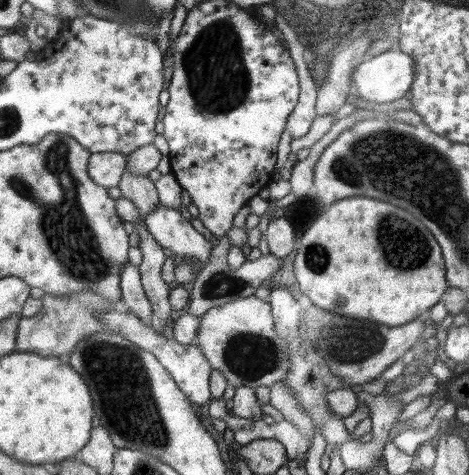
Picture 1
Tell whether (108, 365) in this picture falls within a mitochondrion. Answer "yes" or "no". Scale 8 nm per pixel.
yes

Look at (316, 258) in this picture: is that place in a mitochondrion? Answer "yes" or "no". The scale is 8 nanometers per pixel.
yes

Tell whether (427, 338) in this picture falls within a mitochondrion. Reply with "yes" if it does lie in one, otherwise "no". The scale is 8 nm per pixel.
no

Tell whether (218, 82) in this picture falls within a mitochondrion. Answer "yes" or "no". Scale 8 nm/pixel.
yes

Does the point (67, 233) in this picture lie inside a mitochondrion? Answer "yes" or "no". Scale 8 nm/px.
yes

